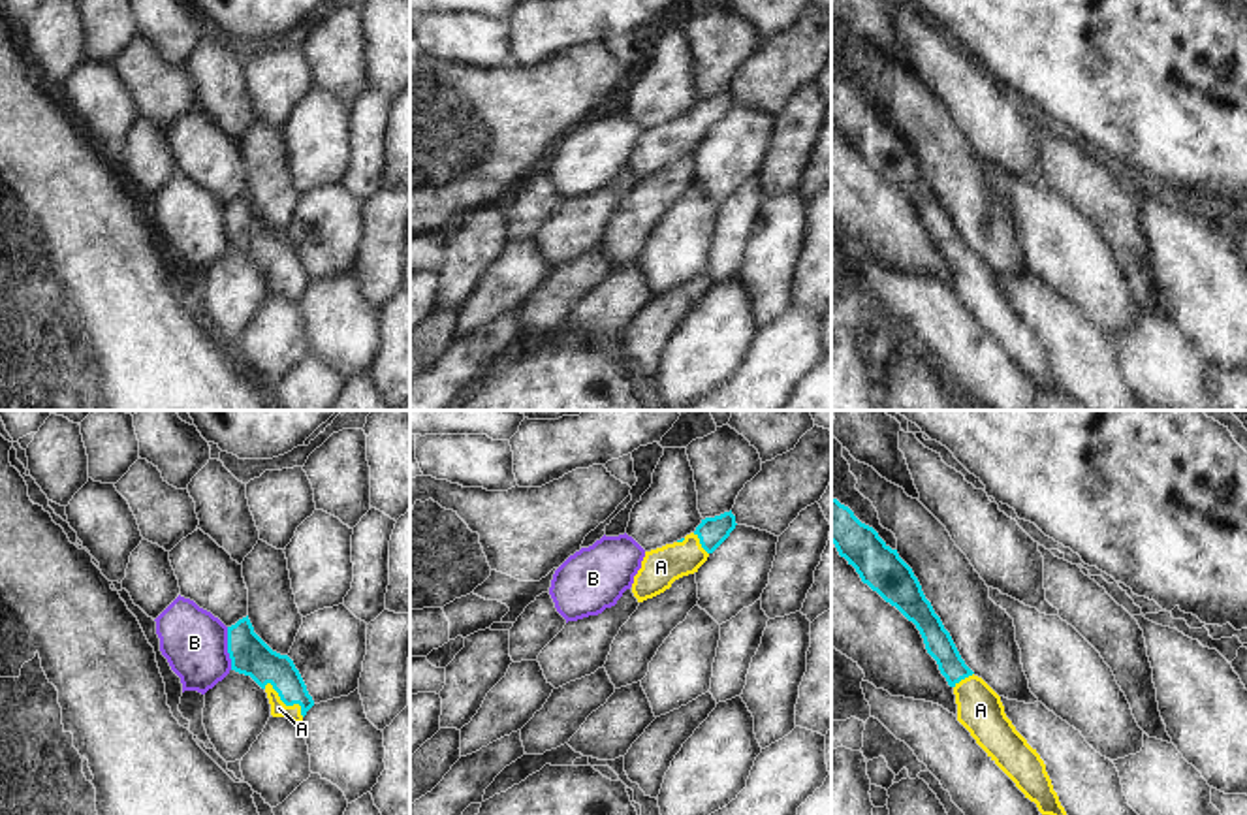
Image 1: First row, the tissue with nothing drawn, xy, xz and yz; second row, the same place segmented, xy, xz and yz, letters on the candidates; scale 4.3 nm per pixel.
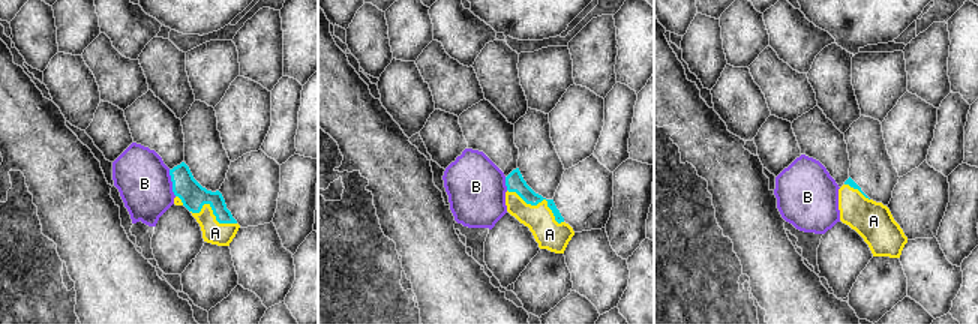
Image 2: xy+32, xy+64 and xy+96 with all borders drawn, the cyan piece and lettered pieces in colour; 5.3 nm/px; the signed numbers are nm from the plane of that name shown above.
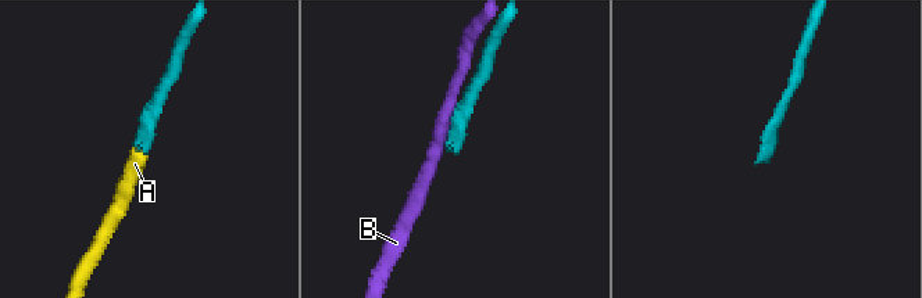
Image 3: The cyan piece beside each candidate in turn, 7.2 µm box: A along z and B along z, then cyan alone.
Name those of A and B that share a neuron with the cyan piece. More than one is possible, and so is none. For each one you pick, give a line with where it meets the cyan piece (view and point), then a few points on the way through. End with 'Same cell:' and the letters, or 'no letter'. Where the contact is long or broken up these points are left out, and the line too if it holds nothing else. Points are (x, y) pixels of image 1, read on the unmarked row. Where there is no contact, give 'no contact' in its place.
A: meets cyan in xy at (284, 281); runs through xy (251, 234), (284, 268), (284, 281), (279, 287)
Same cell: A

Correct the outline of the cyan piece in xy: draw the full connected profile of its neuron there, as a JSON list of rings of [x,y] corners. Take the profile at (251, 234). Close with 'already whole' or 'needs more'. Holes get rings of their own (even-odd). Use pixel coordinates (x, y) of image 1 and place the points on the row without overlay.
[[[248,194],[228,205],[228,232],[231,248],[250,254],[267,271],[273,296],[303,301],[314,279],[299,248],[254,211]]]; needs more

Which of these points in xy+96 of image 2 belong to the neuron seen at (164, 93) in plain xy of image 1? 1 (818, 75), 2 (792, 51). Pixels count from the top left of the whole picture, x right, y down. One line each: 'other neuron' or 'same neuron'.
1: other neuron
2: other neuron

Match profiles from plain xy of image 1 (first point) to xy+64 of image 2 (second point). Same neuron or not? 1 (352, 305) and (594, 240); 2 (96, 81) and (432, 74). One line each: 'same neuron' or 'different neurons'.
1: same neuron
2: different neurons

